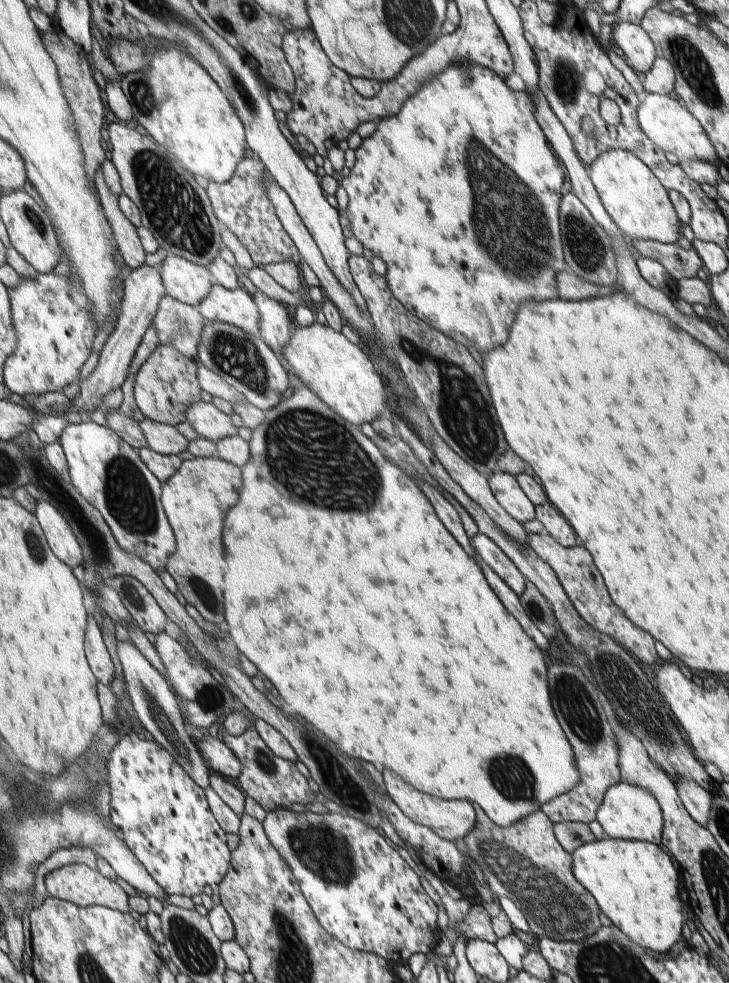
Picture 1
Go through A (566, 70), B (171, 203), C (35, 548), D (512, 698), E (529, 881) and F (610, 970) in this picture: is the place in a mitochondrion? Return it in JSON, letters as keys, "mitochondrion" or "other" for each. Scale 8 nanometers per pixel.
{"A":"mitochondrion","B":"mitochondrion","C":"mitochondrion","D":"other","E":"mitochondrion","F":"mitochondrion"}

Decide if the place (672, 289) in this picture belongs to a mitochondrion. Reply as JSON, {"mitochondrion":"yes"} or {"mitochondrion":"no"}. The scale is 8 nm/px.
{"mitochondrion":"no"}

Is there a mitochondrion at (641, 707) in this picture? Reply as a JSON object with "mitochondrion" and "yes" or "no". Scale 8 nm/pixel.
{"mitochondrion":"yes"}

